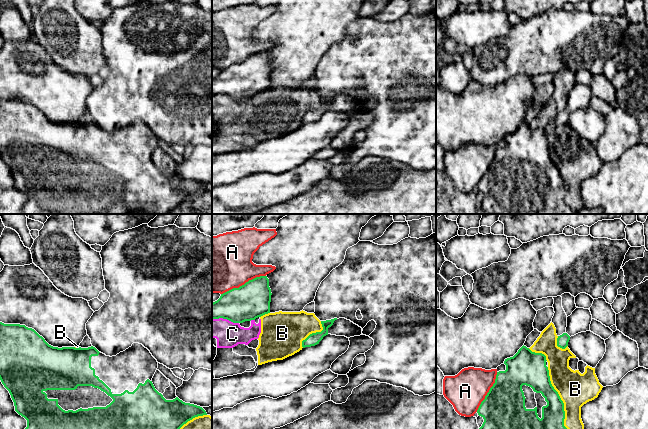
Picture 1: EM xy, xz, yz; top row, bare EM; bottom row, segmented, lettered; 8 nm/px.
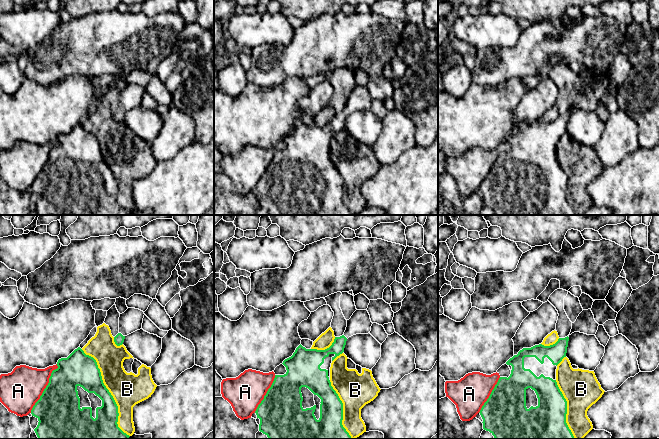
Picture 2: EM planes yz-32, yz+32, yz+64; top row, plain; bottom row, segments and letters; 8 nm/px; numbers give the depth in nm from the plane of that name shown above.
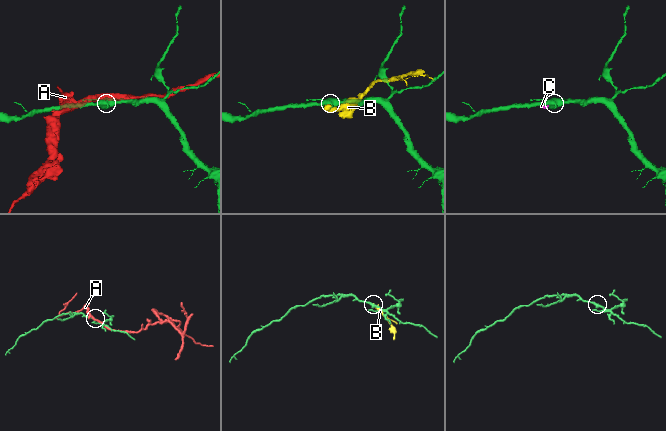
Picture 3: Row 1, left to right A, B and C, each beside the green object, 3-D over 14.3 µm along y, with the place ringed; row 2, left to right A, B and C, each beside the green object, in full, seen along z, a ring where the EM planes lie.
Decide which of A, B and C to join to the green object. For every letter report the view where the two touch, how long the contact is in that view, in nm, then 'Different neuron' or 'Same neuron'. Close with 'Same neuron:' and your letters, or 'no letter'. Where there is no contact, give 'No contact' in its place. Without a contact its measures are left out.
A: Touches green in xz. Shared border 400 nm. Different neuron
B: Touches green in yz. Shared border 500 nm. Different neuron
C: Touches green in xz. Shared border 220 nm. Different neuron
Same neuron: no letter

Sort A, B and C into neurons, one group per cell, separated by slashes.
A / B C

